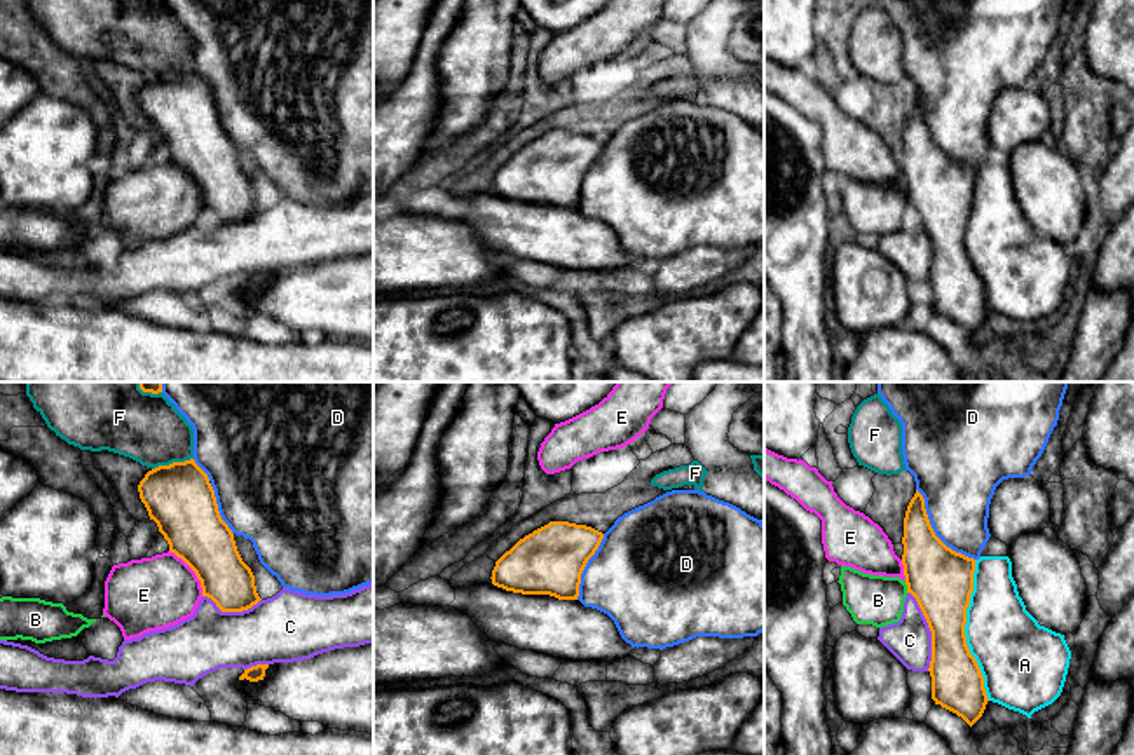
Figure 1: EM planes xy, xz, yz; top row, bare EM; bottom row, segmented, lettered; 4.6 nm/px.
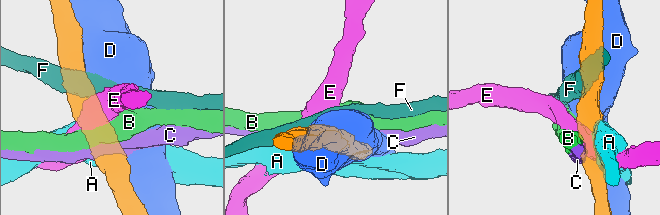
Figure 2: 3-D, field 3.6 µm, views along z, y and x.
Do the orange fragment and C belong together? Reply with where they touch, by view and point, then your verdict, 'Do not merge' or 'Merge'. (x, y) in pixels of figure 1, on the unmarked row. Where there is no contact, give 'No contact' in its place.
Touches orange at yz (930, 239). Do not merge

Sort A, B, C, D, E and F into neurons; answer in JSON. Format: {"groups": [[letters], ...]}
{"groups": [["A"], ["B", "C"], ["D"], ["E"], ["F"]]}

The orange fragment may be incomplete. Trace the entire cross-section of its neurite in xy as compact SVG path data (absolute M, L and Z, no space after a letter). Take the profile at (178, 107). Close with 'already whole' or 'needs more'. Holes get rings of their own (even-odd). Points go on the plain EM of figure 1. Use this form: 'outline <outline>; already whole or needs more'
outline M194 68L148 80L140 91L138 101L150 129L157 133L167 150L169 160L195 181L202 206L211 207L222 221L243 221L262 209L256 202L255 185L243 171L234 143L220 126L209 87Z; already whole

